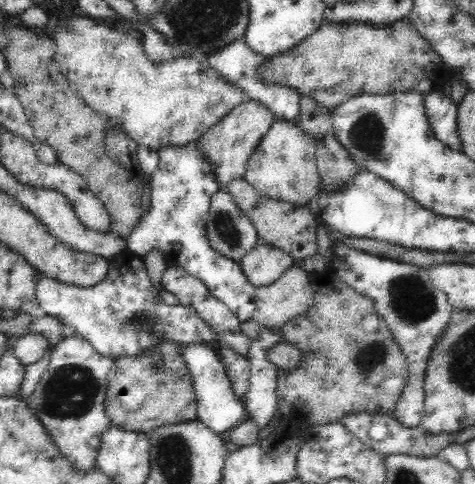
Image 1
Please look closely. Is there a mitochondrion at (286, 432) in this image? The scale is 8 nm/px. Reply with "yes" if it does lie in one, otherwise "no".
no

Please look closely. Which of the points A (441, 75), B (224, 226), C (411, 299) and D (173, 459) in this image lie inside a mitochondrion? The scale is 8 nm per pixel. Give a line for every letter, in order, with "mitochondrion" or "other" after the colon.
A: other
B: mitochondrion
C: mitochondrion
D: mitochondrion

